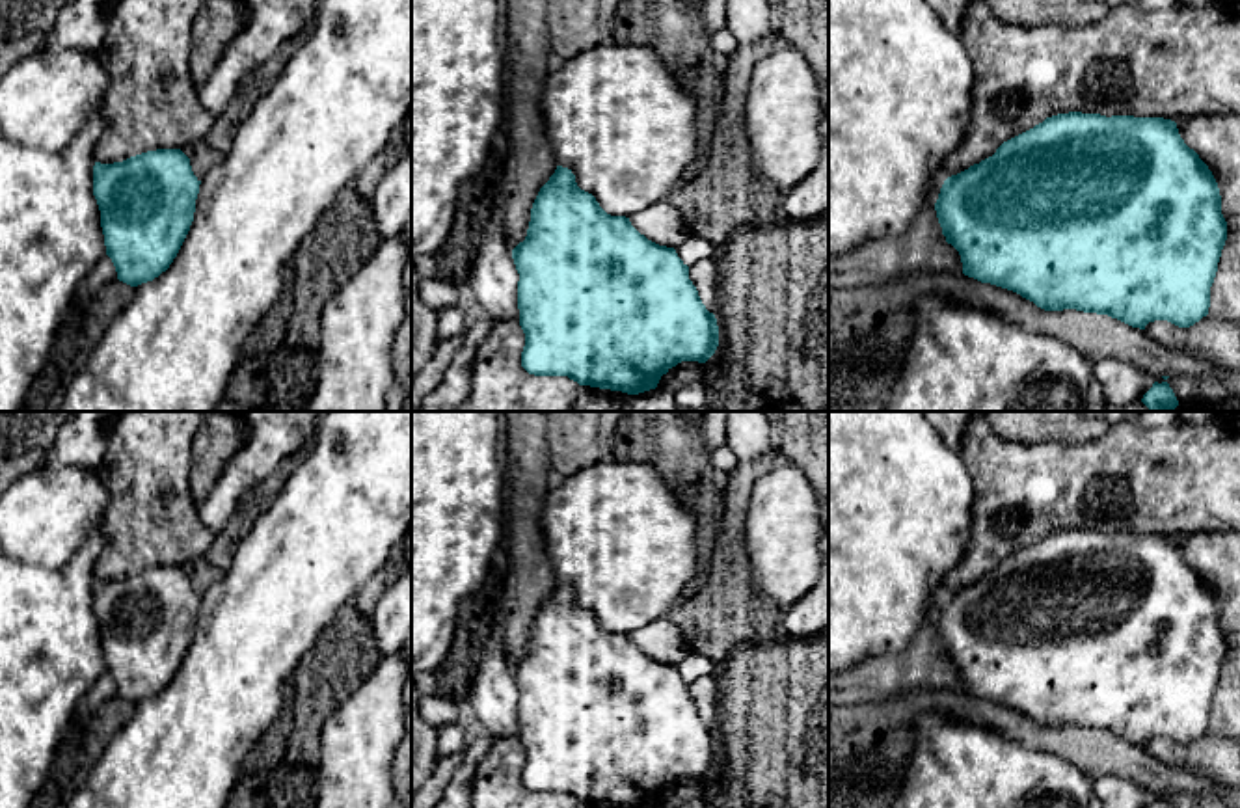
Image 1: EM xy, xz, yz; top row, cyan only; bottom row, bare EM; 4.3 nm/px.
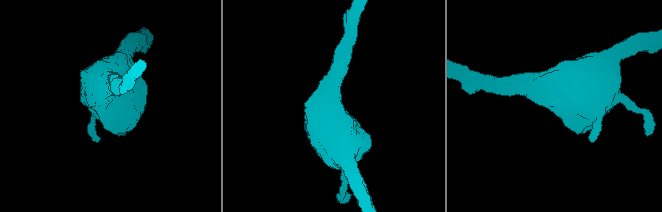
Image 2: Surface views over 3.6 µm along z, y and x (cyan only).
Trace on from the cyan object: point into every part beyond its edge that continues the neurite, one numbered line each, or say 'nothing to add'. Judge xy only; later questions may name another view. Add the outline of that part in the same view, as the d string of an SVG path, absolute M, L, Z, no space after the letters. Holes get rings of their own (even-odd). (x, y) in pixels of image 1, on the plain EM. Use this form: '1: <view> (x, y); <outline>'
nothing to add

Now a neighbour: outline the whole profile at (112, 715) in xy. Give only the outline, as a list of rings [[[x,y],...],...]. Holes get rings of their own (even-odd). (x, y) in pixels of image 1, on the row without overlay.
[[[114,696],[104,702],[91,717],[88,728],[82,732],[84,745],[97,750],[106,745],[134,715],[134,704]]]

